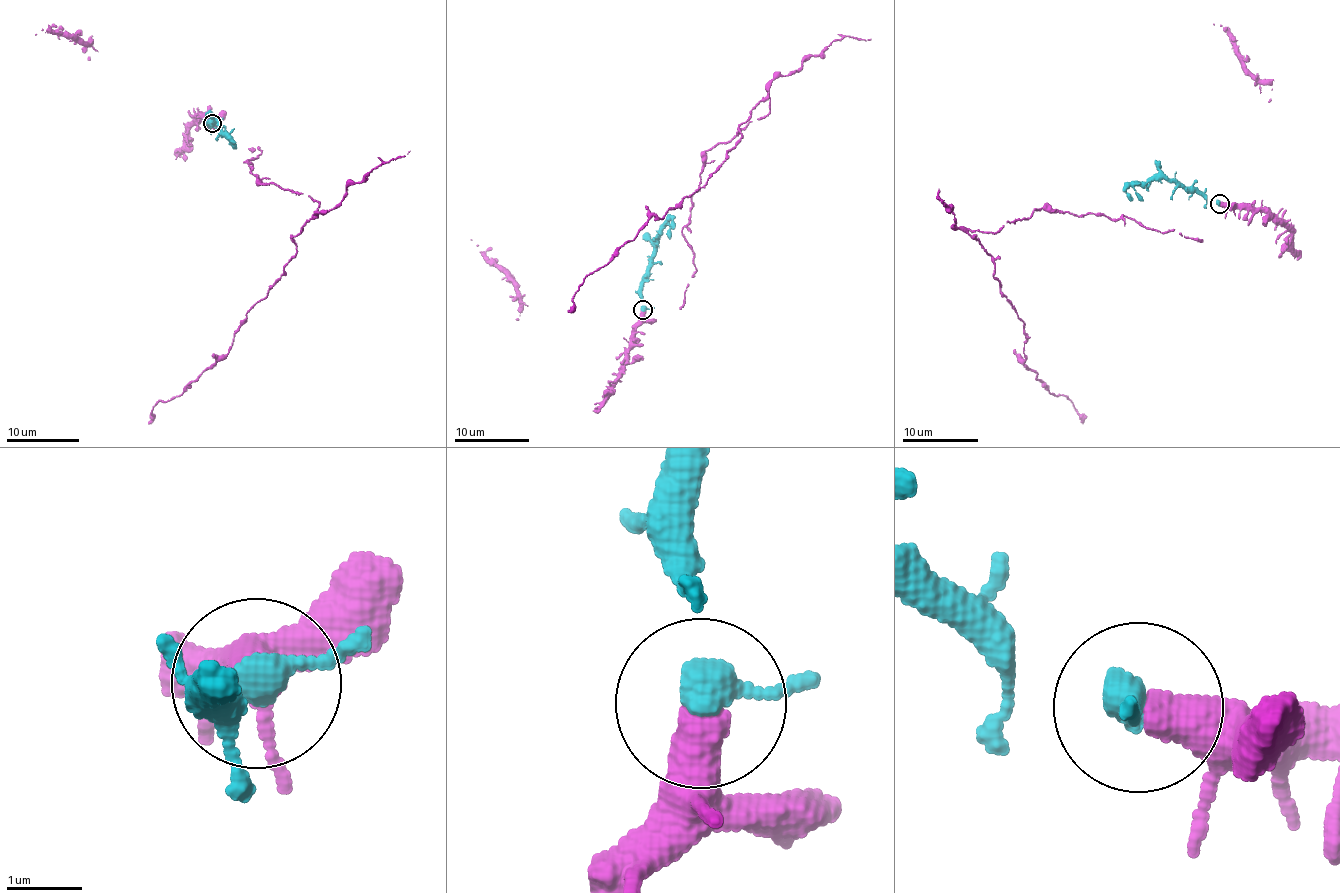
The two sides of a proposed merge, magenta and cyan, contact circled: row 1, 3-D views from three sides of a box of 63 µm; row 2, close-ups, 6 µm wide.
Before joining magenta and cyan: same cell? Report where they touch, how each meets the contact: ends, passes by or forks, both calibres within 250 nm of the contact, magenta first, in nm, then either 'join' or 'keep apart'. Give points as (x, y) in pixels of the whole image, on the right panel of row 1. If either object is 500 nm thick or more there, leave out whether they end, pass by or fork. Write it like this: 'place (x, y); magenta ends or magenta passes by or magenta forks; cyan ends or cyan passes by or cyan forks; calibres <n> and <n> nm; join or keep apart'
place (1219, 203); calibres 500 and 440 nm; join

